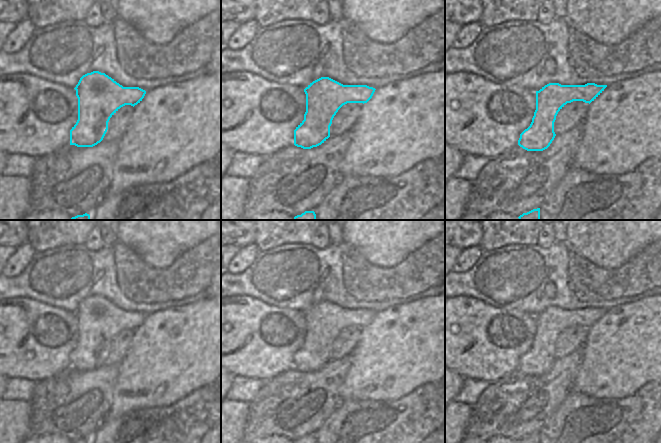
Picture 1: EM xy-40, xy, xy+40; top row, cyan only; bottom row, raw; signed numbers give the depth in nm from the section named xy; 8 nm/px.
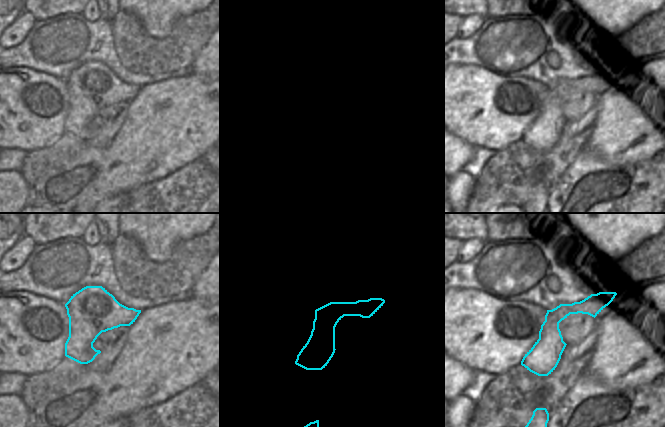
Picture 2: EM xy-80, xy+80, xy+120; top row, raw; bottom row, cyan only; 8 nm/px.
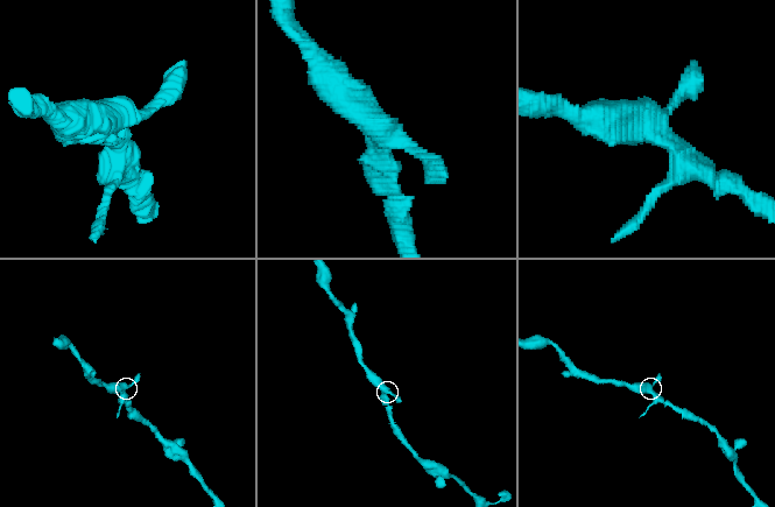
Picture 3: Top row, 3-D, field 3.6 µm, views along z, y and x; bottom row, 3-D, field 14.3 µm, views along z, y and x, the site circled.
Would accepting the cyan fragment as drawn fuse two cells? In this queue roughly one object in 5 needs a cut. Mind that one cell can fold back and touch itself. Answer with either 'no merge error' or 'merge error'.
no merge error

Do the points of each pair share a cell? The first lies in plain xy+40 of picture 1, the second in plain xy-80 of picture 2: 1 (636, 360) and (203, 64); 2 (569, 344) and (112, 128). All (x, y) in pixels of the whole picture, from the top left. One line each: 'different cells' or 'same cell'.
1: different cells
2: same cell

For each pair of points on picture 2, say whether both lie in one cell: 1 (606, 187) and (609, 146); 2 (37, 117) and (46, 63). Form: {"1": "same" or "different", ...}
{"1": "different", "2": "different"}

